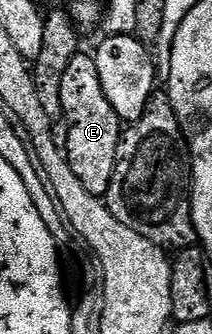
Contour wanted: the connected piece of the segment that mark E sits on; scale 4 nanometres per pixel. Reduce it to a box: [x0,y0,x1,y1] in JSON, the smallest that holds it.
[61,53,121,198]

